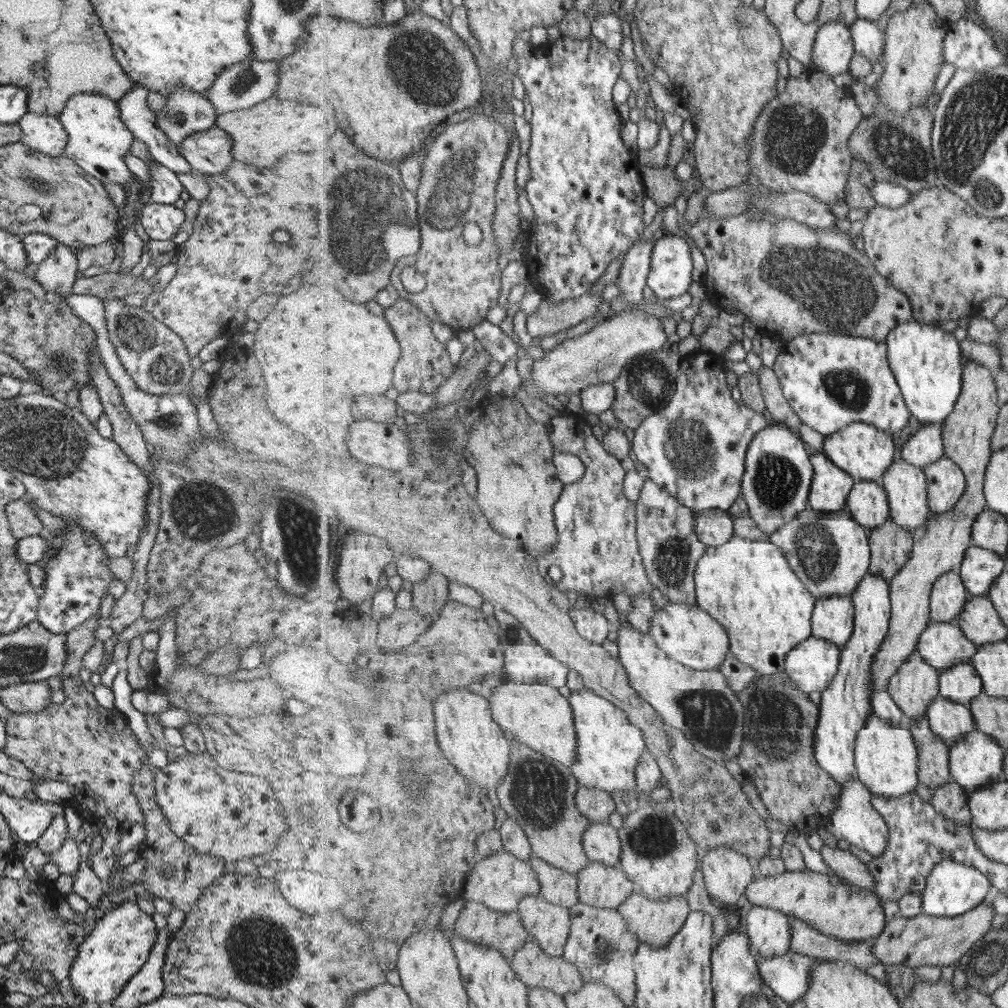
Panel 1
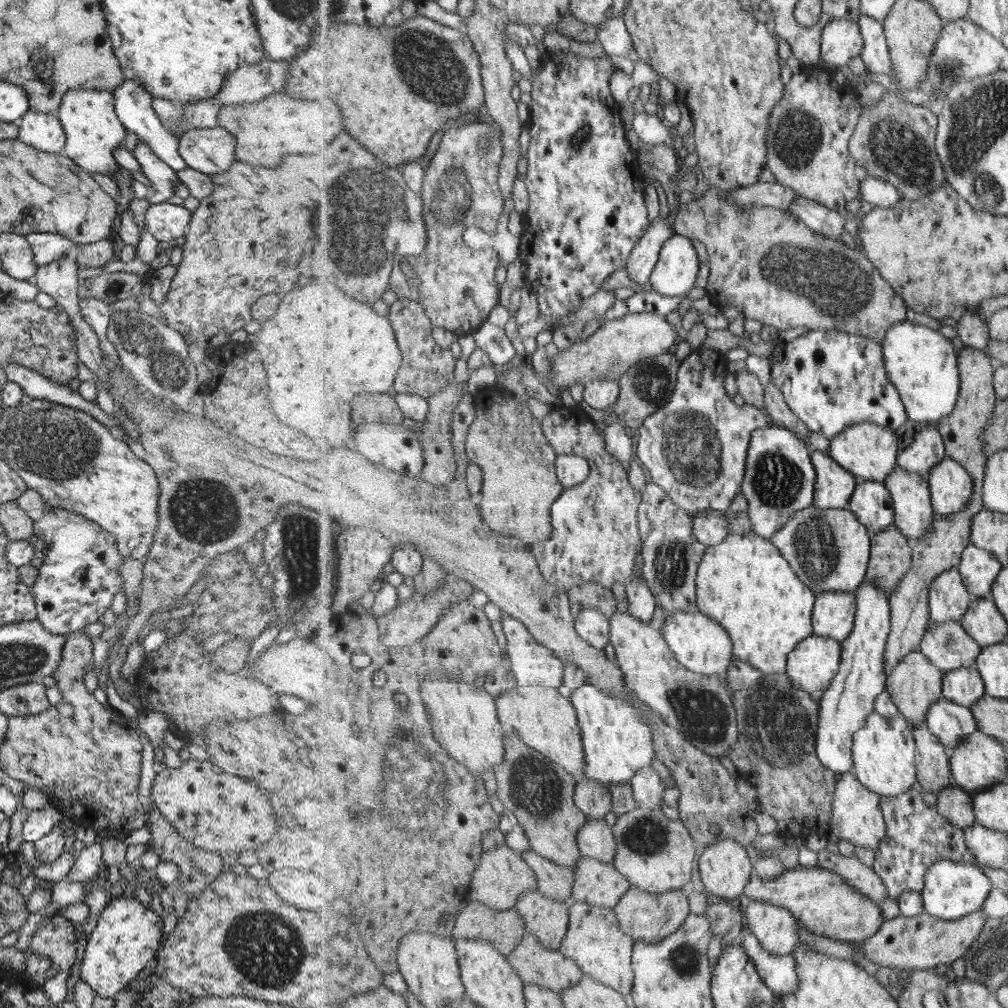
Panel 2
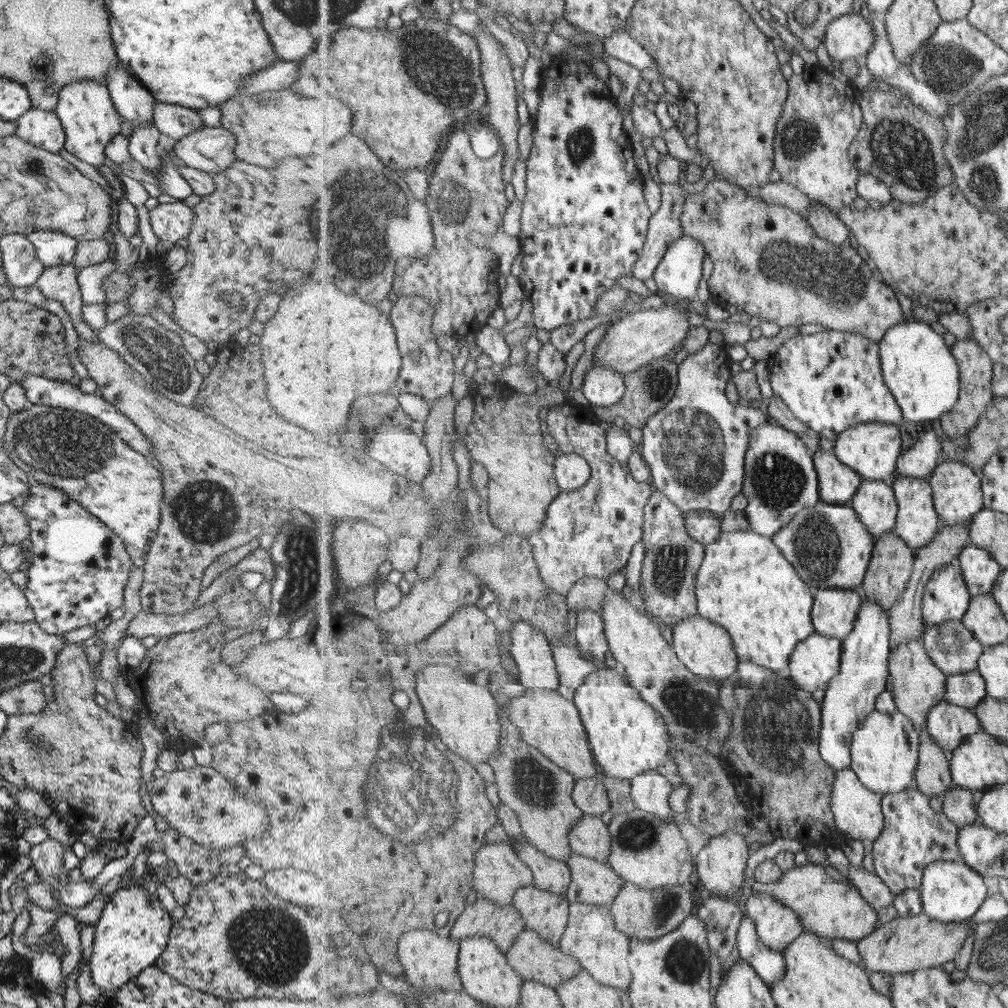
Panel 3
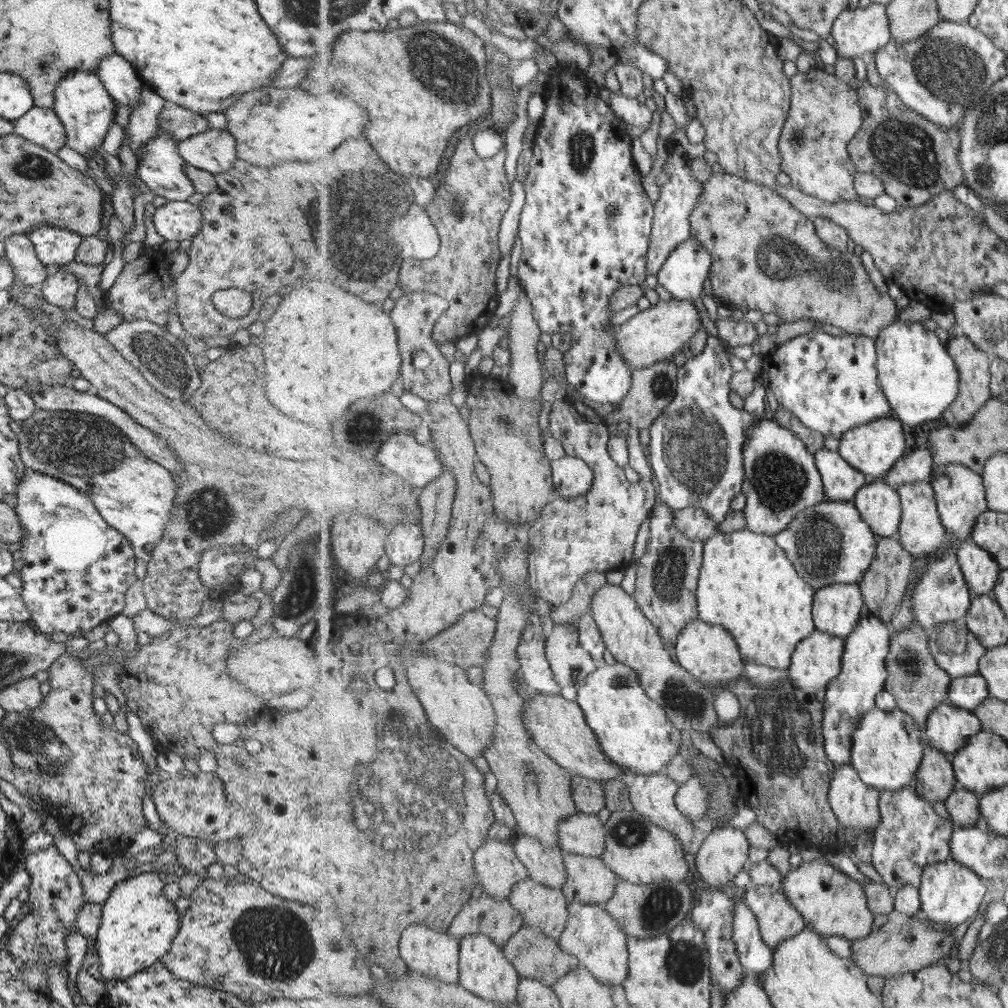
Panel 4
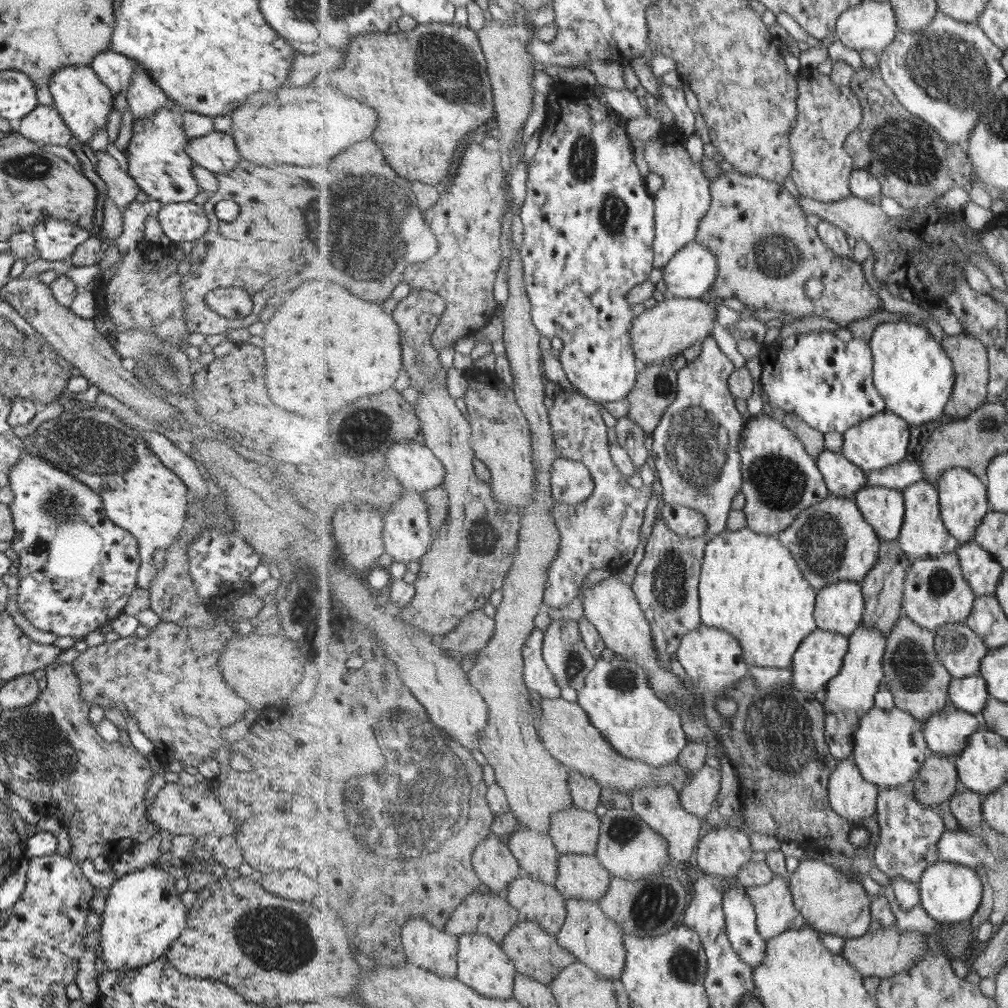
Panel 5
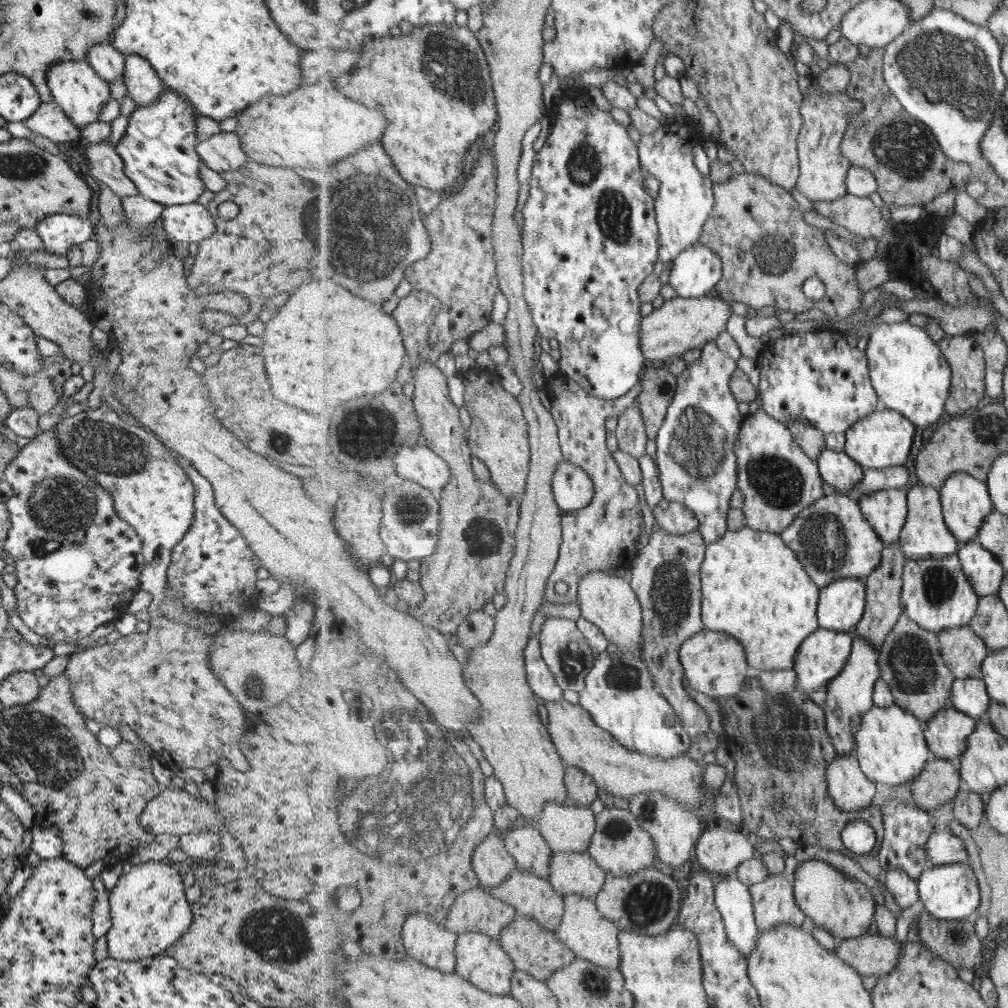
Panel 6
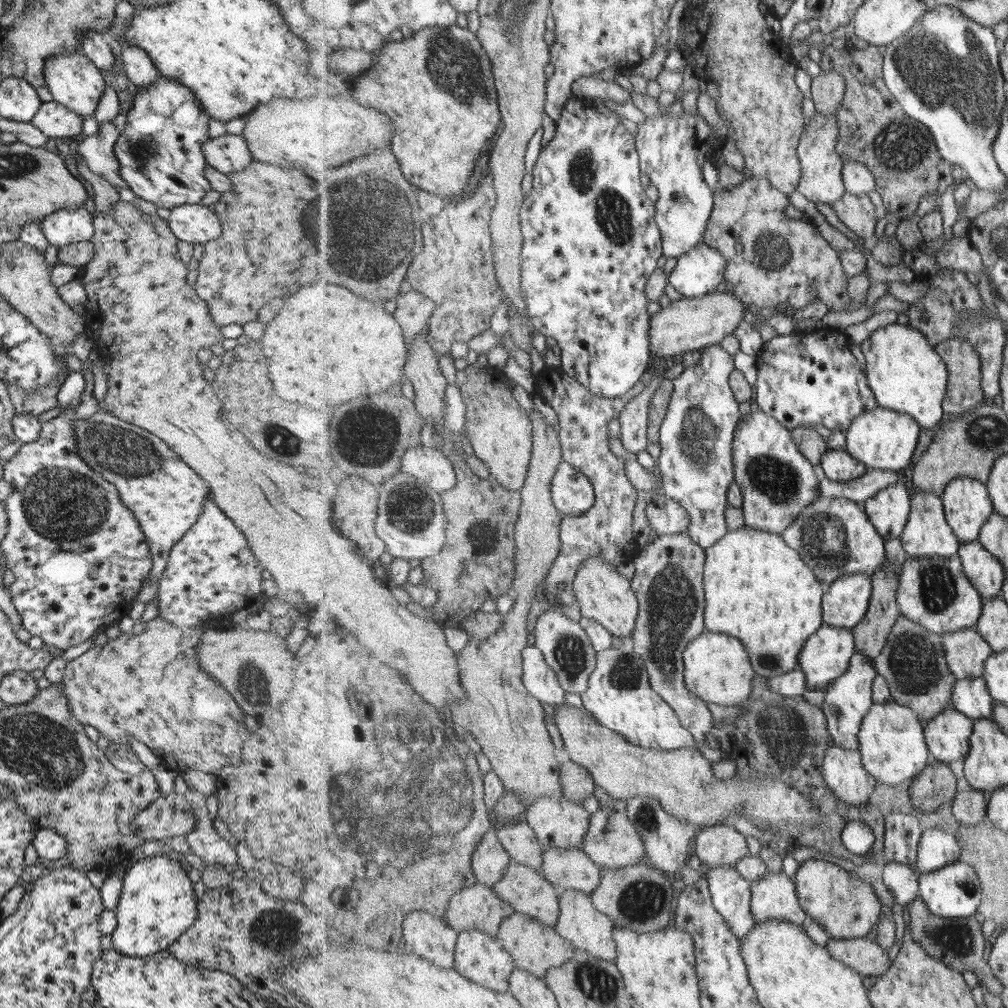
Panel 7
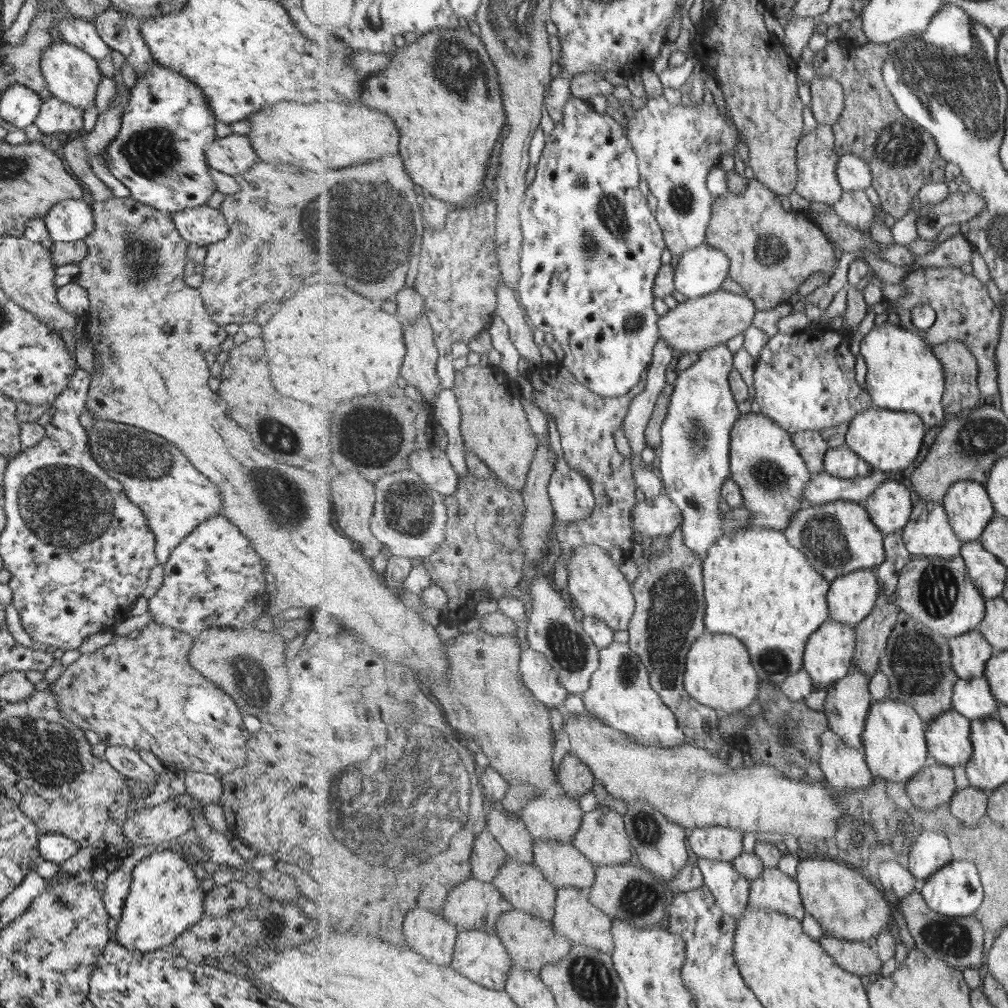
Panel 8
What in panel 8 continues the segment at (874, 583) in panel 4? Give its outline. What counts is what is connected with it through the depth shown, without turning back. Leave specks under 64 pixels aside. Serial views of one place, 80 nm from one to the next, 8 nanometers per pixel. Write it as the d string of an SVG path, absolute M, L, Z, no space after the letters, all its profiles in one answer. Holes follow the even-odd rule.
M882 588L873 612L856 625L858 640L853 665L871 678L880 673L881 657L886 653L900 611L901 608Z

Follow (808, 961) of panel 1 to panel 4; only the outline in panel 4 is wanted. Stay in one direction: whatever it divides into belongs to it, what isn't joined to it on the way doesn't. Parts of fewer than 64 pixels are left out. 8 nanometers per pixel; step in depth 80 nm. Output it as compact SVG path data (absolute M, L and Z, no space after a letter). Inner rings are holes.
M745 897L734 900L735 929L734 941L747 972L762 975L773 966L774 949L760 934L755 914L749 910Z

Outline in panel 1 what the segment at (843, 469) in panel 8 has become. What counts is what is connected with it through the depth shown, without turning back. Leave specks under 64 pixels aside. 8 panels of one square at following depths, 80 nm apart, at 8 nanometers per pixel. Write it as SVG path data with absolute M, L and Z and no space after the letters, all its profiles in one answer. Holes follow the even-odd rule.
M814 452L810 459L814 463L814 481L810 492L811 508L825 512L847 509L855 479L824 453Z

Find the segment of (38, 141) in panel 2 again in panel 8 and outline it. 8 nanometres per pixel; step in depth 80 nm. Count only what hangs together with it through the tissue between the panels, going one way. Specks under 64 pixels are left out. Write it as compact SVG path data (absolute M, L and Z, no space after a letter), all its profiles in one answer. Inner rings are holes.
M51 97L42 102L32 123L41 133L45 134L45 141L51 143L55 136L62 136L63 132L82 130L81 116L81 109L73 108L73 106Z

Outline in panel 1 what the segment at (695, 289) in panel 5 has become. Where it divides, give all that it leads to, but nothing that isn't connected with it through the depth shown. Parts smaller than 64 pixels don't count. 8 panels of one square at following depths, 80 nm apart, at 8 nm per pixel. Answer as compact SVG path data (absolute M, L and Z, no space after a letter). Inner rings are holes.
M680 233L657 238L648 286L658 299L675 299L693 284L693 256Z

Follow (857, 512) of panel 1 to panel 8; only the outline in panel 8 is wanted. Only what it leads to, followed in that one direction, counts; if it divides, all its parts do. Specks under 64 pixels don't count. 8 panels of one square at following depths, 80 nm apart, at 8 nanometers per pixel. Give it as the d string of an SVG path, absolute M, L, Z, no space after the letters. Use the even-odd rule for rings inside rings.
M894 480L882 482L866 498L863 505L872 521L883 534L901 532L910 521L913 506L913 494L909 487Z

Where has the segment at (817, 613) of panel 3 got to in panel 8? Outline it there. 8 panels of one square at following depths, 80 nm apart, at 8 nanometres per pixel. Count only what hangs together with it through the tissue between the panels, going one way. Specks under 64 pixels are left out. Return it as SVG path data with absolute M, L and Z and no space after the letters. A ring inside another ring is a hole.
M877 568L857 570L831 582L829 620L858 625L873 612L880 589Z

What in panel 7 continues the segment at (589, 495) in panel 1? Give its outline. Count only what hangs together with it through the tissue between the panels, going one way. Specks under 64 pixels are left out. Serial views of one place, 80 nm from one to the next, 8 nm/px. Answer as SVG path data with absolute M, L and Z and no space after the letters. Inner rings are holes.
M560 367L546 368L537 375L532 375L536 379L534 398L544 398L546 402L555 410L560 426L559 439L561 440L564 460L570 462L573 466L578 467L583 474L586 474L593 483L596 492L596 503L581 517L564 517L562 522L562 547L560 555L555 559L550 573L544 582L543 589L545 595L554 602L561 605L570 605L578 602L574 593L575 577L578 570L582 567L583 562L591 557L601 557L613 566L627 562L633 562L640 554L641 548L635 540L633 532L633 512L637 506L637 487L630 481L627 472L626 460L617 456L611 450L609 444L609 424L611 420L620 418L621 413L626 409L627 404L632 398L640 395L646 389L646 379L640 381L635 390L627 392L623 398L609 398L596 395L591 392L585 385L578 382L573 376L569 376Z

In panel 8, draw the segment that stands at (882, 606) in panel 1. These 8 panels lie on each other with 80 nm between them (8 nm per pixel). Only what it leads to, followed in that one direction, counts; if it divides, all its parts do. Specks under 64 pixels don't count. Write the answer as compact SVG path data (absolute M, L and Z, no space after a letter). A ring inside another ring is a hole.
M853 665L850 673L845 678L826 687L827 696L824 706L830 728L847 743L847 746L855 747L861 751L865 750L862 734L866 729L871 705L874 704L870 691L870 680L871 676L869 674L865 674Z

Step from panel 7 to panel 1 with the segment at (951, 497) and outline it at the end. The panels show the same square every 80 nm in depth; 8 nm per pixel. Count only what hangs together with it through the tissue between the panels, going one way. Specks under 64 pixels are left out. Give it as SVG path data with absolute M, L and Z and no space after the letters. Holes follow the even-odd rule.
M944 456L924 469L928 480L928 501L933 513L949 513L962 500L968 487L966 474L954 460Z

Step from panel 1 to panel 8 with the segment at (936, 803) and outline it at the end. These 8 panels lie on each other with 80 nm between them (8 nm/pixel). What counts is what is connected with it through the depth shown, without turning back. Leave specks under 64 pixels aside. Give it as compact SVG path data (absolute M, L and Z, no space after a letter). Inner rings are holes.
M972 785L959 790L952 798L951 813L960 821L963 828L976 826L981 818L988 816L989 795L988 792Z

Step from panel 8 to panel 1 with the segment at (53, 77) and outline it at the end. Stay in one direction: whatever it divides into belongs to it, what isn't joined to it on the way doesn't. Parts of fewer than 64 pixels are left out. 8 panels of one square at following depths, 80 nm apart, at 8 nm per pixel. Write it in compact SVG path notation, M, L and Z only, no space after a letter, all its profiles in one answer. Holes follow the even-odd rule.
M77 93L69 95L65 106L57 116L57 120L66 132L66 145L63 155L70 158L79 168L82 168L87 174L90 174L97 180L113 182L123 188L124 182L130 181L128 168L123 162L123 155L129 150L129 145L134 136L124 127L123 121L119 118L116 102L105 98L105 94L95 93Z

